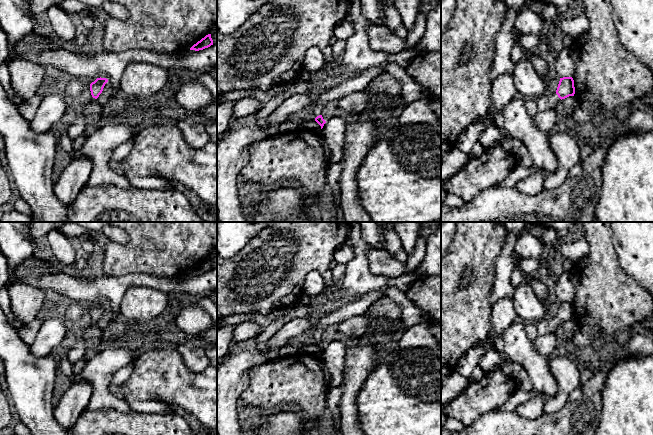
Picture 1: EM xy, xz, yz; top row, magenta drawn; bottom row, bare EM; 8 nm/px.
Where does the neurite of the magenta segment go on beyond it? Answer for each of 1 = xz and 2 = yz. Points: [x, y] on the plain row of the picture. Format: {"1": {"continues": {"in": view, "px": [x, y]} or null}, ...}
{"1": {"continues": {"in": "xz", "px": [359, 307]}}, "2": {"continues": {"in": "yz", "px": [546, 325]}}}

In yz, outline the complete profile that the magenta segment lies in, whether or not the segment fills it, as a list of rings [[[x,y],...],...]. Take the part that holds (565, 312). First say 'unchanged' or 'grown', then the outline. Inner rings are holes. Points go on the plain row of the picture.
grown | [[[572,301],[560,302],[555,318],[544,317],[536,323],[537,332],[539,335],[554,333],[558,326],[569,320],[574,320],[575,311]]]

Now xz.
grown | [[[382,290],[372,291],[361,296],[355,302],[347,304],[332,313],[321,315],[319,320],[309,329],[312,331],[312,335],[316,340],[315,345],[321,350],[321,353],[326,347],[321,337],[327,329],[333,328],[338,323],[352,316],[366,314],[369,307],[382,296],[384,296]]]

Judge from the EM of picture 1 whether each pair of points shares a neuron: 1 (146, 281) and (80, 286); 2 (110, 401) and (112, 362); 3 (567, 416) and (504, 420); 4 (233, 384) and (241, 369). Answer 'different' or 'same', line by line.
1: same
2: same
3: same
4: same

